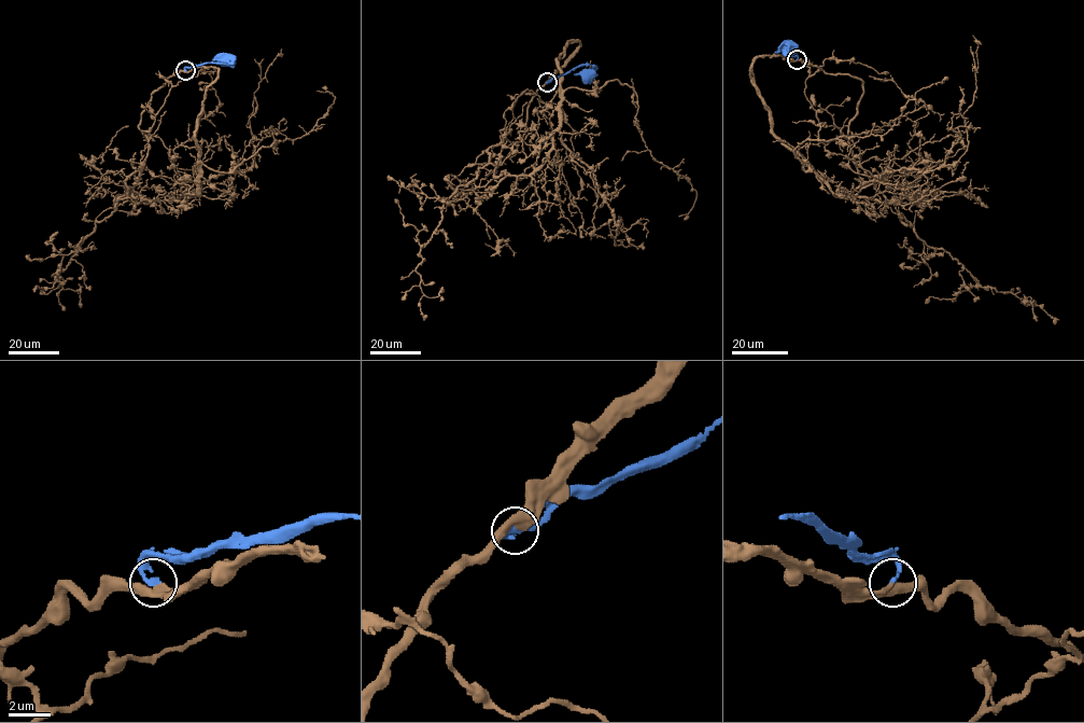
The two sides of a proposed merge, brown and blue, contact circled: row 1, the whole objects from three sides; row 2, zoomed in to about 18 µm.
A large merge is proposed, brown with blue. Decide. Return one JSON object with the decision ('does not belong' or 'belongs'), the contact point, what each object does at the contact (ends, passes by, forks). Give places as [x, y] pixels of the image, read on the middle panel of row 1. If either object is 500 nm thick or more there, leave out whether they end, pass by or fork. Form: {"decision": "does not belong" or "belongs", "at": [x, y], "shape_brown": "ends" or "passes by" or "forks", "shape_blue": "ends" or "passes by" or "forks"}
{"decision": "belongs", "at": [547, 82], "shape_brown": "passes by", "shape_blue": "ends"}

